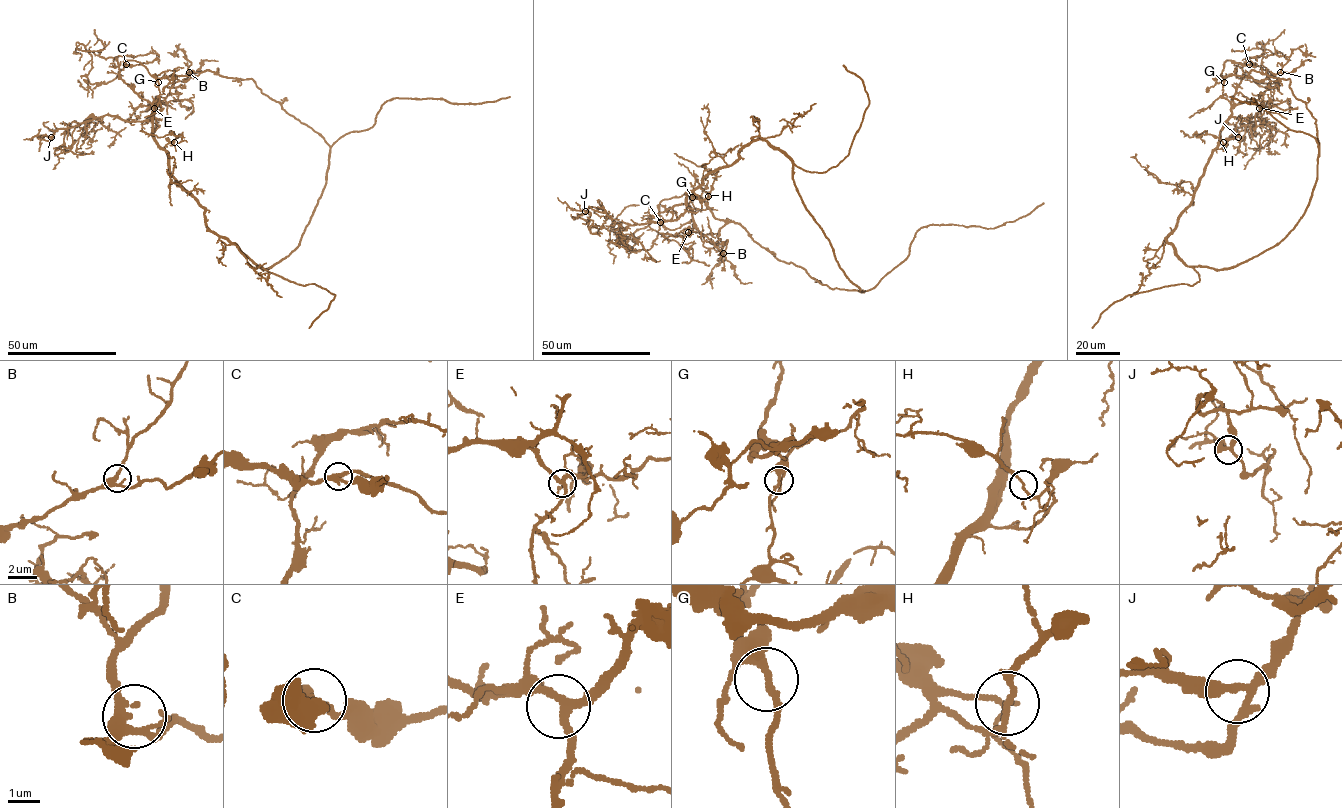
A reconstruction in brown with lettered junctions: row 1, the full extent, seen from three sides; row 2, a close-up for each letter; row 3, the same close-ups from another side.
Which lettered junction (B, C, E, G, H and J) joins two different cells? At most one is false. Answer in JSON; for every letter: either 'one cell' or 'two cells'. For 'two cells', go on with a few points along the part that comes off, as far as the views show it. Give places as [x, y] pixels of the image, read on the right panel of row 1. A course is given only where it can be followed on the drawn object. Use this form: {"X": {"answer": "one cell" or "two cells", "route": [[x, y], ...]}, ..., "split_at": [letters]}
{"B": {"answer": "one cell"}, "C": {"answer": "one cell"}, "E": {"answer": "one cell"}, "G": {"answer": "one cell"}, "H": {"answer": "two cells", "route": [[1222, 142], [1210, 134], [1194, 134], [1190, 137], [1180, 130]]}, "J": {"answer": "one cell"}, "split_at": ["H"]}

